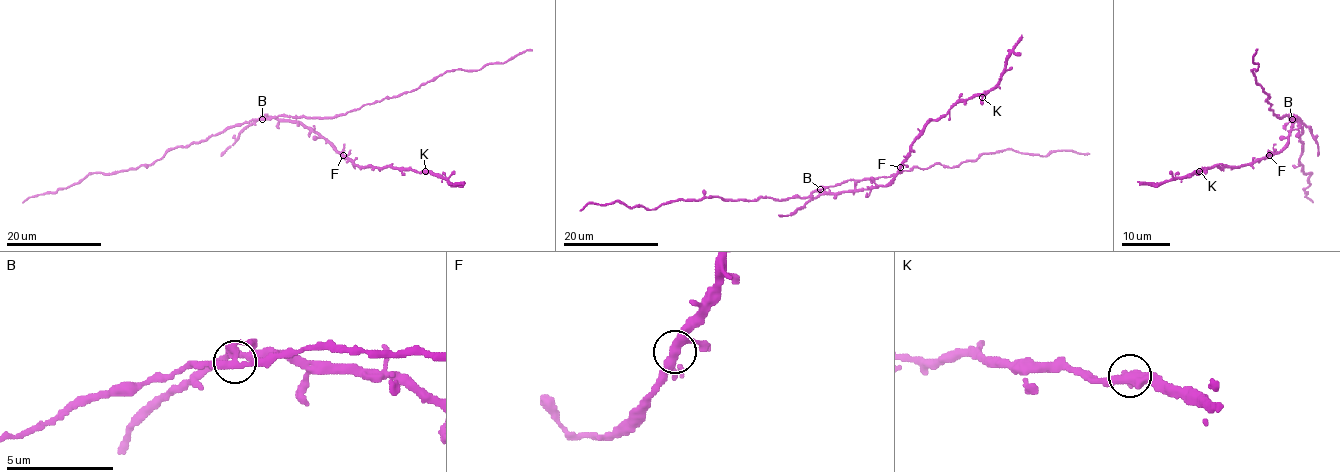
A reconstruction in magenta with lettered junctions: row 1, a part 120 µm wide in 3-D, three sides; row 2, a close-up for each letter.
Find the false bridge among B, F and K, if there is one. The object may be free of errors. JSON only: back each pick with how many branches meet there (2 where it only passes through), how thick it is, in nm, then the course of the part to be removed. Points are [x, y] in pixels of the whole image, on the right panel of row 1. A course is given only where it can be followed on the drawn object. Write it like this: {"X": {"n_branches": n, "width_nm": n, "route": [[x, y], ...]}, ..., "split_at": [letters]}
{"B": {"n_branches": 3, "width_nm": 340, "route": [[1292, 118], [1279, 117], [1265, 100], [1269, 97], [1252, 71], [1259, 65], [1253, 62], [1256, 50]]}, "split_at": ["B"]}

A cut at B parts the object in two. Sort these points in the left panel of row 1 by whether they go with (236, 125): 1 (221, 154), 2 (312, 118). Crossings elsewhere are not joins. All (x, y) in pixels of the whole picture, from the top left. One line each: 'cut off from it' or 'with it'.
1: cut off from it
2: with it

